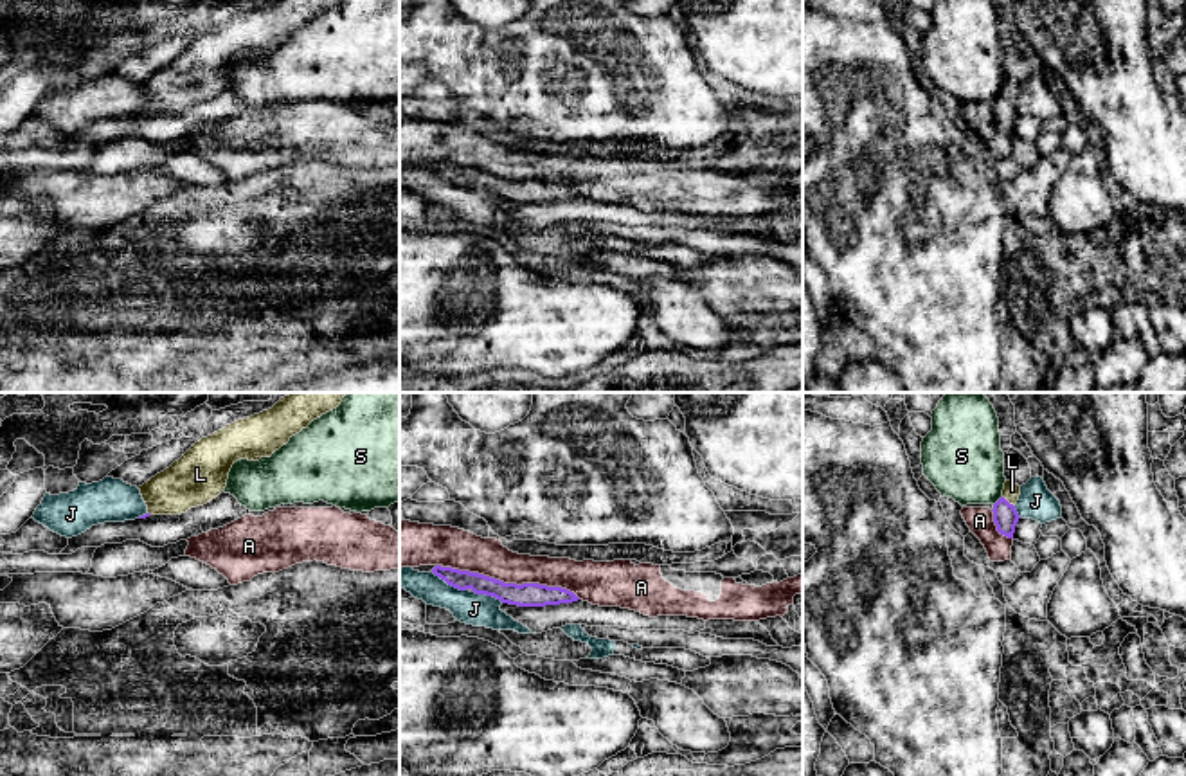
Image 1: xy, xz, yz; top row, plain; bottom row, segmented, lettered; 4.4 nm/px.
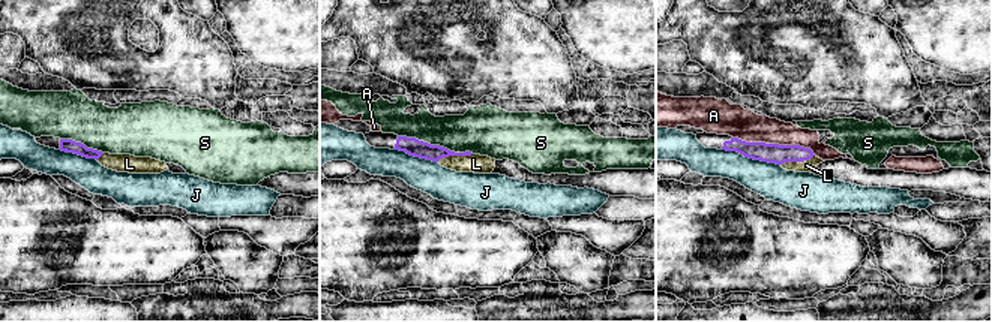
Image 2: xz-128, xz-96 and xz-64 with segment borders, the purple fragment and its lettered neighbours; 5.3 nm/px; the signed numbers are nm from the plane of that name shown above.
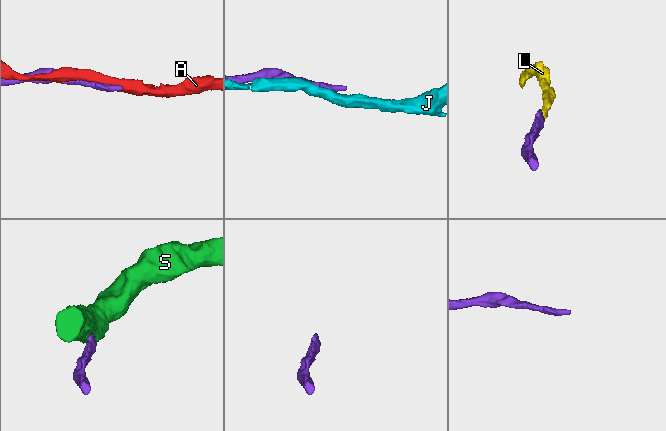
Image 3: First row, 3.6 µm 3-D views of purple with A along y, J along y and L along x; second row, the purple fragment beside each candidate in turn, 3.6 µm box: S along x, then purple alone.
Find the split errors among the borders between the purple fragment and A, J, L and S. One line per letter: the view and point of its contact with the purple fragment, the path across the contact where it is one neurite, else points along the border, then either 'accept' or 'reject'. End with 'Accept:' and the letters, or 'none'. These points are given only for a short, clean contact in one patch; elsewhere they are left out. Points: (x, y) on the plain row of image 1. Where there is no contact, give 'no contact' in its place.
A: xz (512, 180) | reject
J: xz (449, 180) | reject
L: yz (1006, 98) | across yz (1005, 112), (1006, 98), (1012, 87) | accept
S: yz (997, 98) | along yz (1001, 92), (994, 101) | reject
Accept: L

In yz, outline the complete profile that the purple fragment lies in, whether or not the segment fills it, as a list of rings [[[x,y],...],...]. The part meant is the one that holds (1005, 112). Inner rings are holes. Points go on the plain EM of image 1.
[[[1006,77],[1002,94],[993,101],[993,106],[992,106],[997,128],[1008,135],[1013,135],[1015,122],[1020,115],[1015,106],[1019,92],[1020,92],[1020,83],[1011,77]]]

